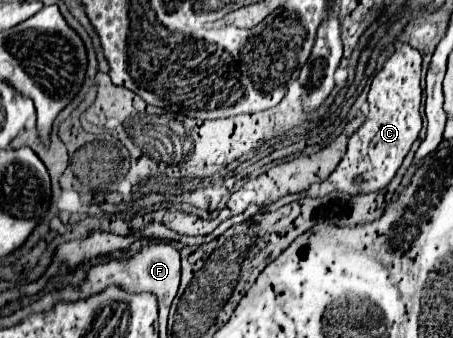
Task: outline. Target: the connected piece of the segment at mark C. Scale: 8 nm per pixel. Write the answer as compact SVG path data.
M404 44L400 50L396 50L388 58L384 68L374 76L370 84L370 92L368 92L370 114L366 122L350 138L348 152L340 160L338 168L330 174L328 180L314 184L306 192L296 194L296 200L306 198L306 196L310 198L326 196L334 190L346 192L350 196L370 194L390 184L390 180L396 176L396 170L402 166L404 156L410 152L410 146L414 144L414 140L418 138L418 132L422 129L421 72L422 55L408 44Z

